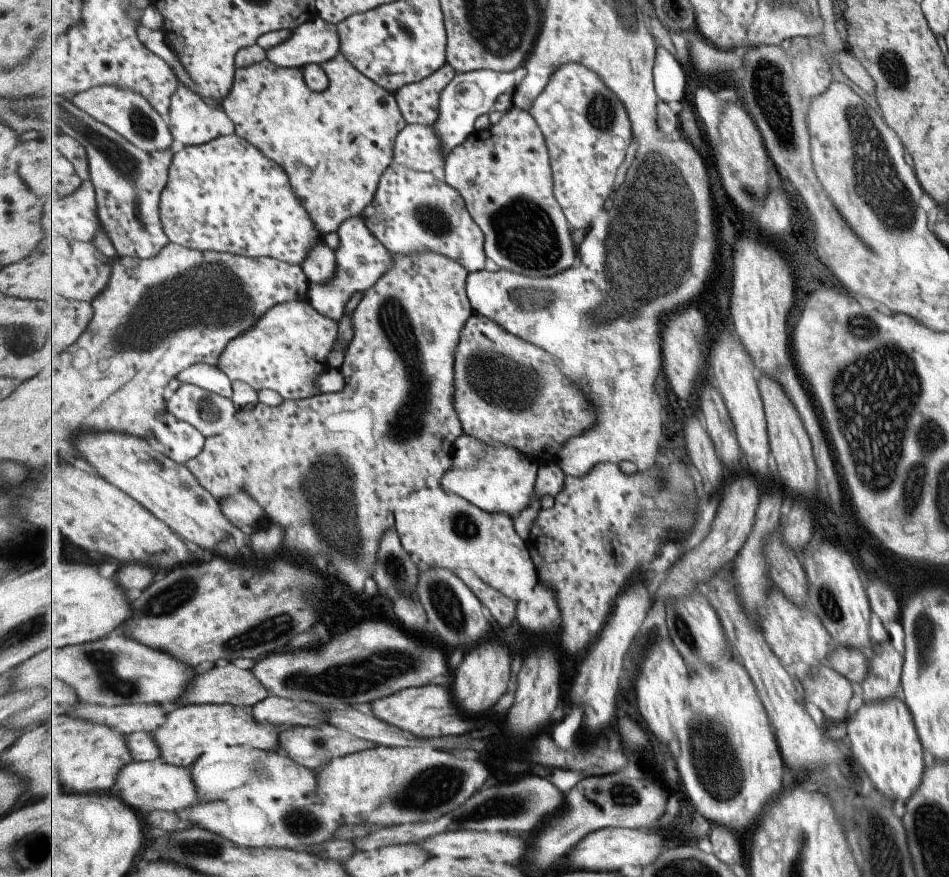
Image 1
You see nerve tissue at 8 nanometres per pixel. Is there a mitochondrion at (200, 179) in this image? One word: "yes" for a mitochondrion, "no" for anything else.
no

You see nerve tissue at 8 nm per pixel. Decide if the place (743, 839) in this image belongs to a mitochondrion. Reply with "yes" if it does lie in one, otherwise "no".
no

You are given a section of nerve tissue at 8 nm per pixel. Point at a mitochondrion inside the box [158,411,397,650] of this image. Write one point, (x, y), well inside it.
(314, 509)

